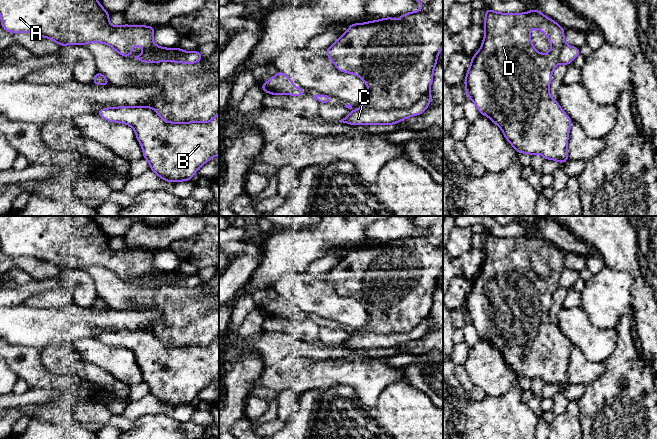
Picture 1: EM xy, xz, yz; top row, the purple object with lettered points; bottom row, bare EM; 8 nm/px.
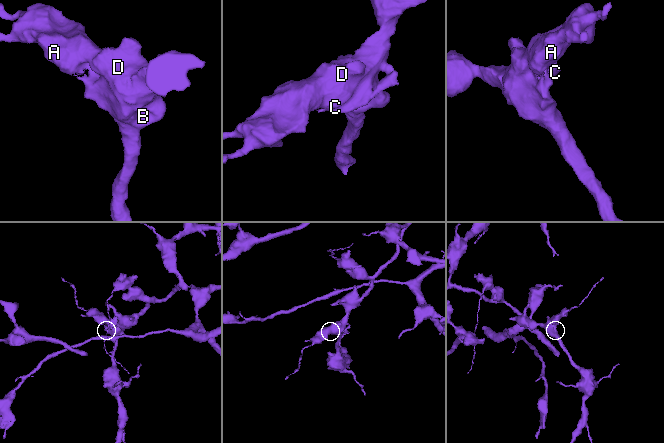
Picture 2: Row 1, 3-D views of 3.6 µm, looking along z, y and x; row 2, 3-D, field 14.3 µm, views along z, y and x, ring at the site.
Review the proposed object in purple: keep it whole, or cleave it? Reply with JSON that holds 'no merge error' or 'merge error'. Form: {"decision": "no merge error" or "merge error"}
{"decision": "no merge error"}

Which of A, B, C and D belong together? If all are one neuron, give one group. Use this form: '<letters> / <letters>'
A B C D

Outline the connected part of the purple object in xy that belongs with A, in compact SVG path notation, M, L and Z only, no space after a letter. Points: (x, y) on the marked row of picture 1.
M0 0L0 18L3 29L10 33L33 33L55 41L60 46L82 45L100 42L112 47L118 54L130 57L133 46L141 46L144 52L134 56L138 61L159 63L162 61L194 64L200 62L202 55L198 51L187 52L178 47L169 49L157 46L153 41L155 27L143 25L114 26L109 22L109 13L98 0Z

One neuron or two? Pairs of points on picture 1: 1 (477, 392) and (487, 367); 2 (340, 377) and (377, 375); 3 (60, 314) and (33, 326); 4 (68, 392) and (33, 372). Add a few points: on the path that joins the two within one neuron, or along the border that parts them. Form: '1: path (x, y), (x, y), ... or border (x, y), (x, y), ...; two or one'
1: border (474, 385), (481, 388), (487, 395); two
2: path (349, 374), (368, 374); one
3: path (53, 321), (48, 326), (40, 326); one
4: path (59, 383), (42, 379); one

